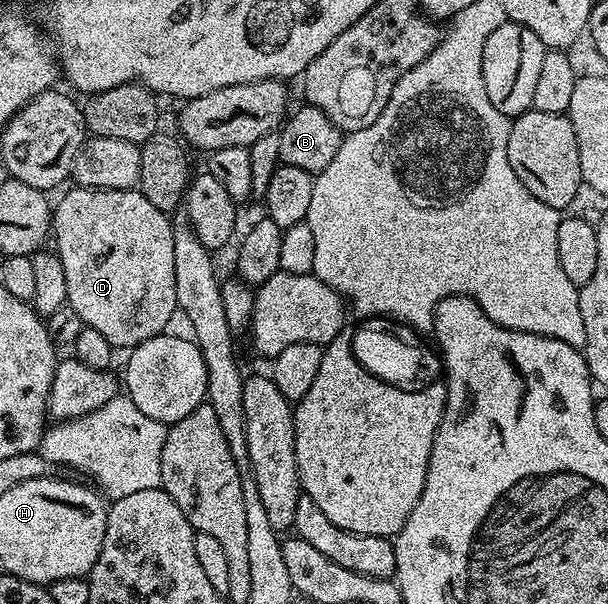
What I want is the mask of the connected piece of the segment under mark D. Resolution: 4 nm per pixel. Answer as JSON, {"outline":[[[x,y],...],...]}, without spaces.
{"outline":[[[73,186],[73,189],[62,198],[56,201],[51,212],[51,236],[57,239],[55,251],[63,262],[63,274],[67,274],[67,302],[79,314],[82,325],[87,328],[99,330],[108,344],[114,349],[132,350],[147,339],[153,336],[160,336],[166,331],[165,328],[172,318],[173,312],[178,311],[177,299],[175,298],[175,242],[173,241],[173,222],[166,213],[160,212],[151,202],[147,202],[145,195],[139,190],[111,190],[110,188],[83,188]]]}

